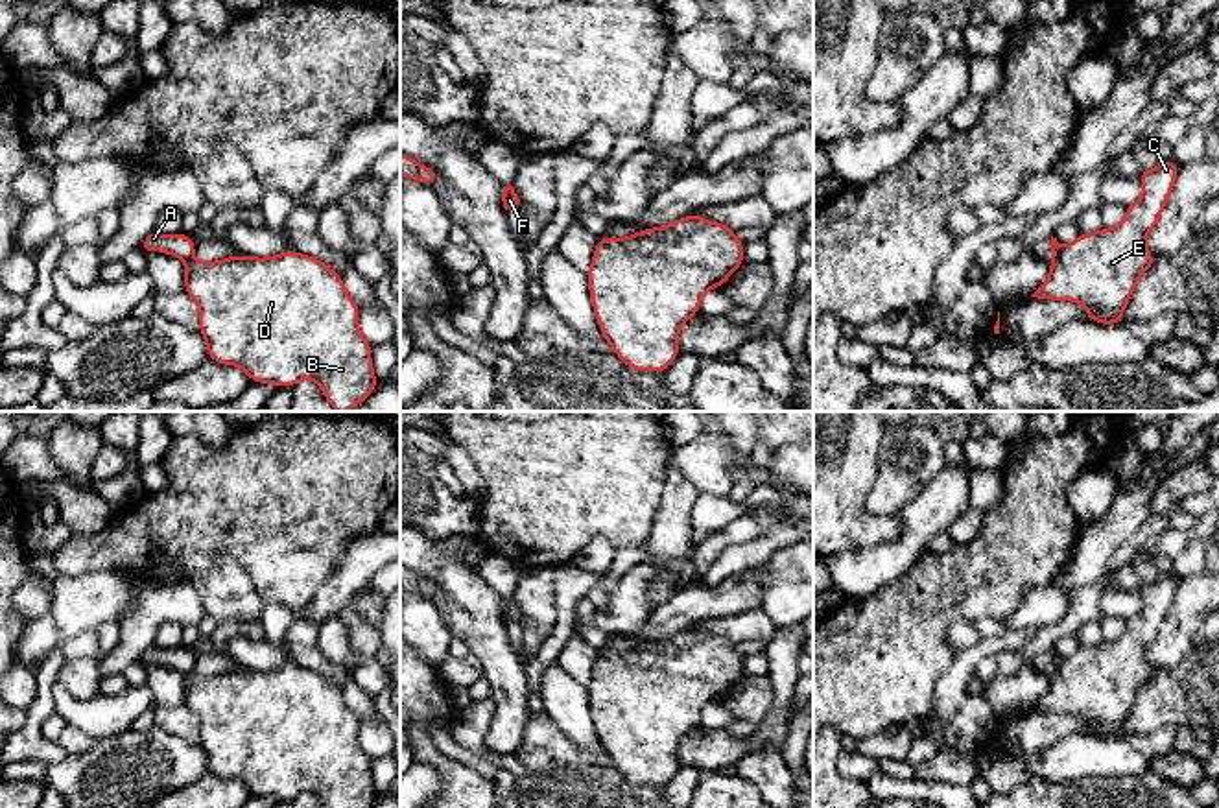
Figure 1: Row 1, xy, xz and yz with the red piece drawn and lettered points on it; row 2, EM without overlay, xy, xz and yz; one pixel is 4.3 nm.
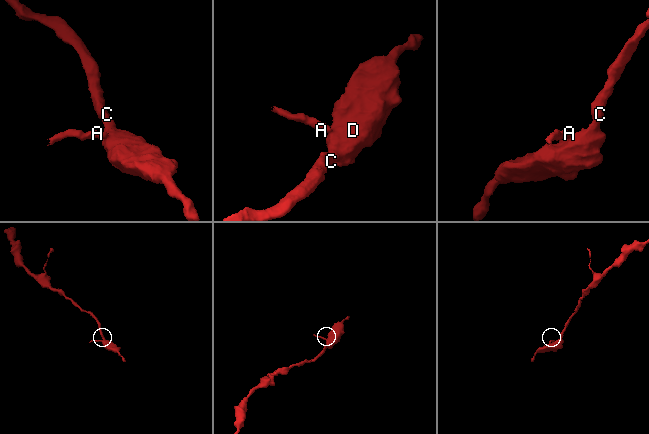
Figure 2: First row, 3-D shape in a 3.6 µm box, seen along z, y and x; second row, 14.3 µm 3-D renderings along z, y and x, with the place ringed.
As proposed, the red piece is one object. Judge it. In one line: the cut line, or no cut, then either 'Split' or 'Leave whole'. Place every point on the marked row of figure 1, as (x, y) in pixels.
Split along xy (192, 259), (187, 262). Split

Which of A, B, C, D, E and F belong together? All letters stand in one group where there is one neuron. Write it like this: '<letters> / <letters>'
A F / B C D E

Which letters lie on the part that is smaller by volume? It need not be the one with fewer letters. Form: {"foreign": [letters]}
{"foreign": ["A", "F"]}

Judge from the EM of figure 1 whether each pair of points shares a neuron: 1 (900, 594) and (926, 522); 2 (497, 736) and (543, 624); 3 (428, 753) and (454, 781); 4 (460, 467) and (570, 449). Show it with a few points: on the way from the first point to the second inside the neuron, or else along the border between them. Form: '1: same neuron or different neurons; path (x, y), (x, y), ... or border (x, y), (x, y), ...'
1: different neurons; border (926, 550), (906, 570), (873, 591)
2: different neurons; border (517, 655), (524, 666)
3: same neuron; path (436, 760), (449, 773)
4: different neurons; border (452, 439), (480, 473), (482, 495), (478, 499)

